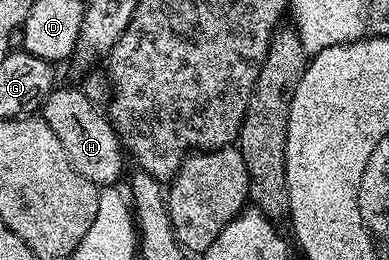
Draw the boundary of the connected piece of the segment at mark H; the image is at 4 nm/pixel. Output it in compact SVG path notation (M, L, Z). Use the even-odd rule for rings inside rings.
M56 87L51 94L43 100L41 120L61 139L61 147L65 147L65 155L69 155L69 163L85 179L94 185L114 186L115 181L123 173L123 159L125 150L119 142L115 128L111 126L108 114L99 110L100 106L87 96L82 88L62 89Z

